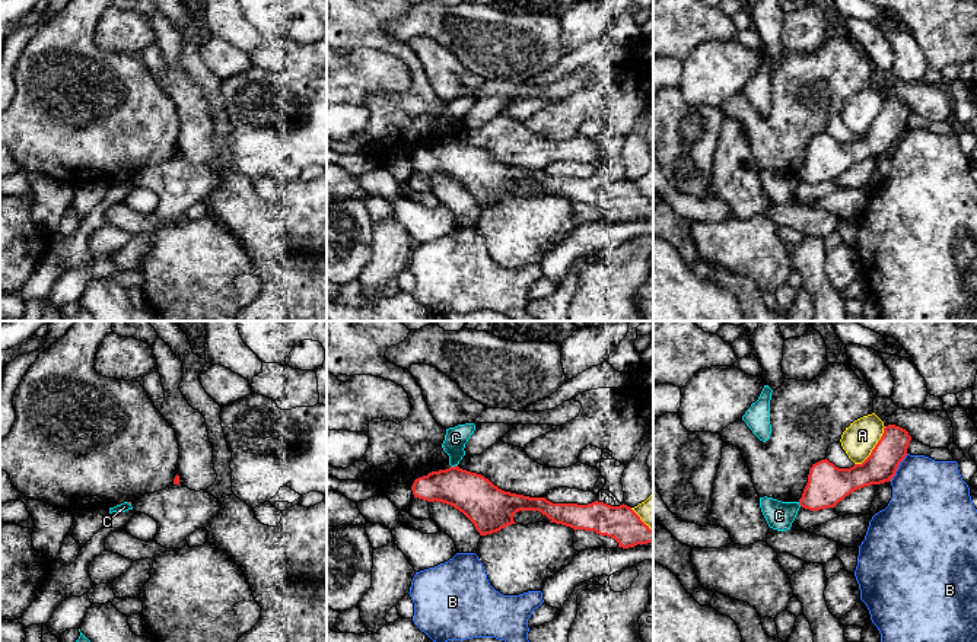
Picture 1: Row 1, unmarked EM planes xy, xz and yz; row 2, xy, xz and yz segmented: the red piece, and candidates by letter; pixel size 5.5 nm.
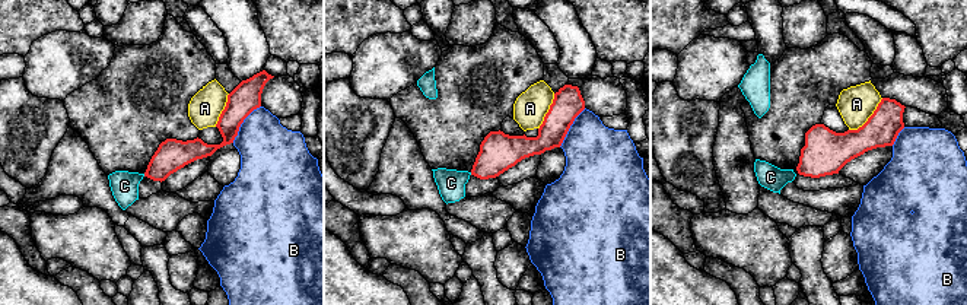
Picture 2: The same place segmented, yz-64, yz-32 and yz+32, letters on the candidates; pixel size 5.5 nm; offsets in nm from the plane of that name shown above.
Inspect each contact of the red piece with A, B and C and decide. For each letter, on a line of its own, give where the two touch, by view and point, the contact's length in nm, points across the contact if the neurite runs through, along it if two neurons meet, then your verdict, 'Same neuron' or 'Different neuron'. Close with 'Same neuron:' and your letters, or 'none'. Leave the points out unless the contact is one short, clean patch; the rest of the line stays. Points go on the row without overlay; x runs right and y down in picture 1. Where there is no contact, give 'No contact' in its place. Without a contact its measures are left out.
A: Touches red at yz (874, 121). Shared border 280 nm. Different neuron
B: Touches red at yz (897, 140). Shared border 180 nm. Different neuron
C: Touches red at xz (455, 139). Shared border 40 nm. Boundary: xz (457, 137), (451, 140). Different neuron
Same neuron: none

